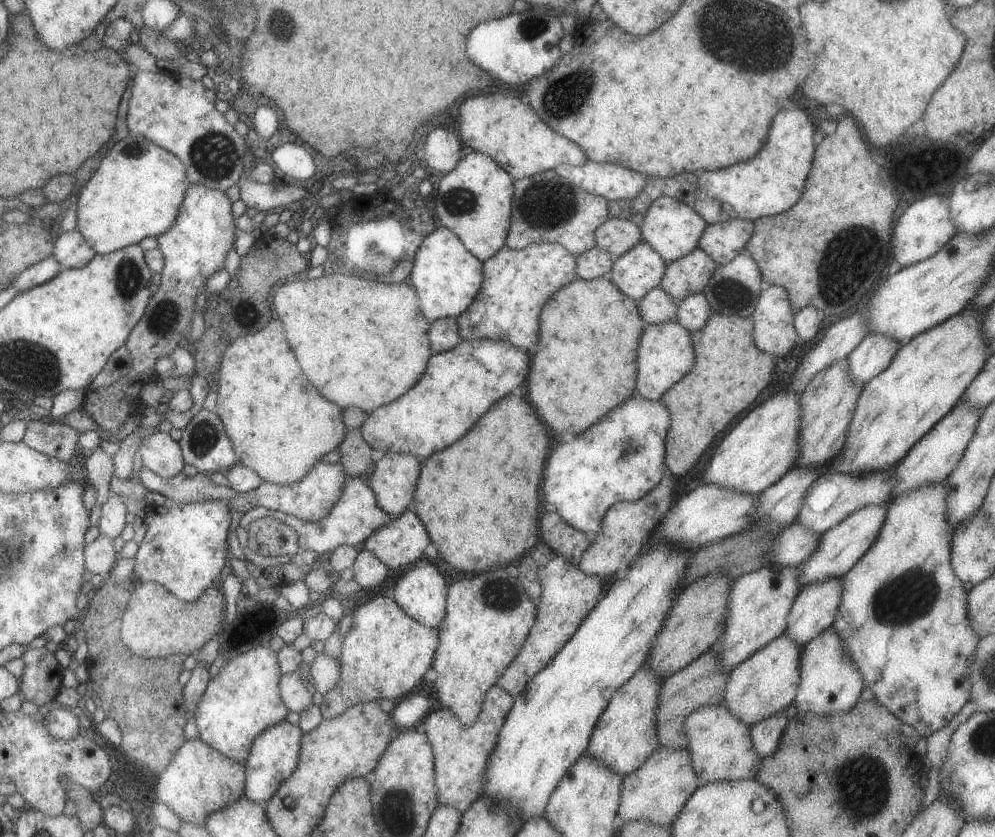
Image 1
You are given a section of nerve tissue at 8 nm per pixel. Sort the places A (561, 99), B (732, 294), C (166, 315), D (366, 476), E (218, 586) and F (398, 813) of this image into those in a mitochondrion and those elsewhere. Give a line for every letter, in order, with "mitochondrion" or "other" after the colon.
A: mitochondrion
B: mitochondrion
C: mitochondrion
D: other
E: other
F: mitochondrion

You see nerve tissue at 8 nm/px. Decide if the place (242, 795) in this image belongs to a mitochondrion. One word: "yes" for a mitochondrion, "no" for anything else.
no

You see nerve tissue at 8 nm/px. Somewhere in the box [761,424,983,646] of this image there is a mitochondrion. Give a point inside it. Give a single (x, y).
(906, 598)

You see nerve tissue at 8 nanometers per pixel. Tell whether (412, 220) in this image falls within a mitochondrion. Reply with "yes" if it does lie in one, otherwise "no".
yes

